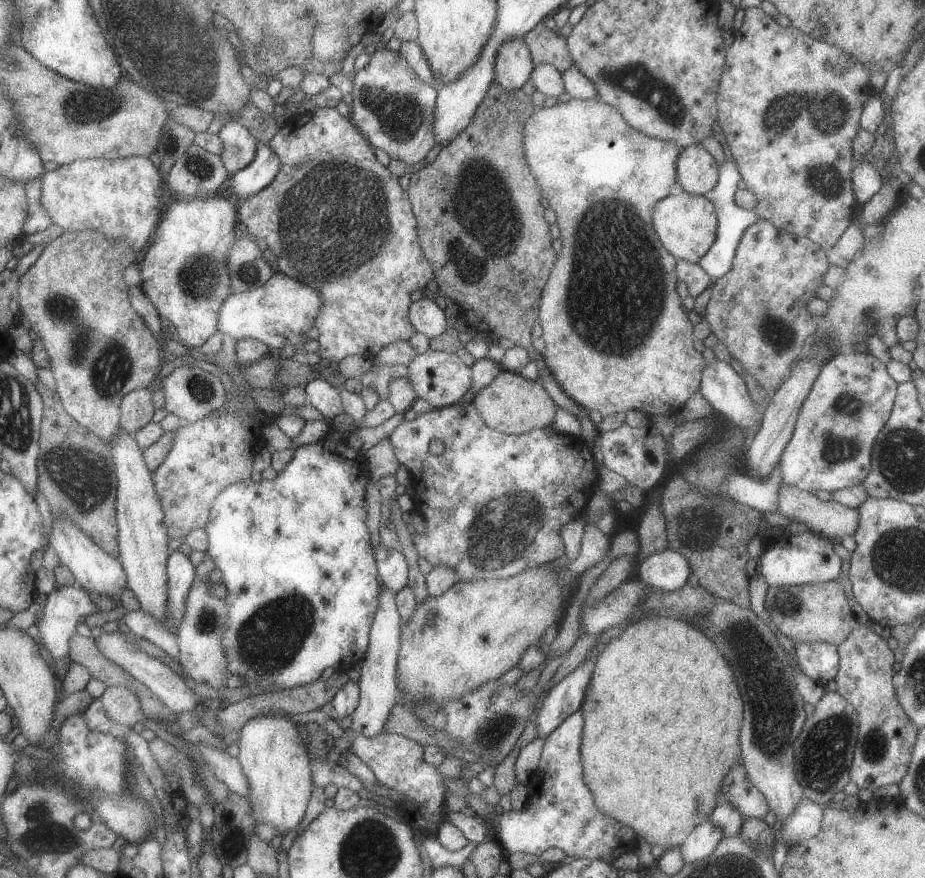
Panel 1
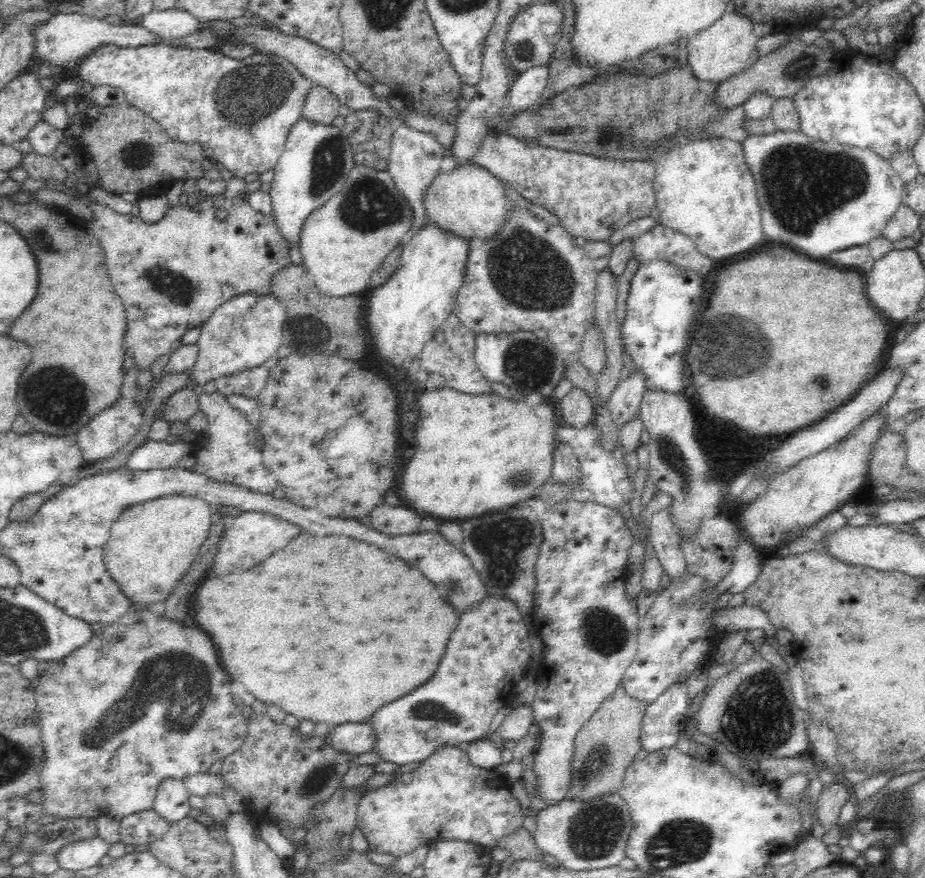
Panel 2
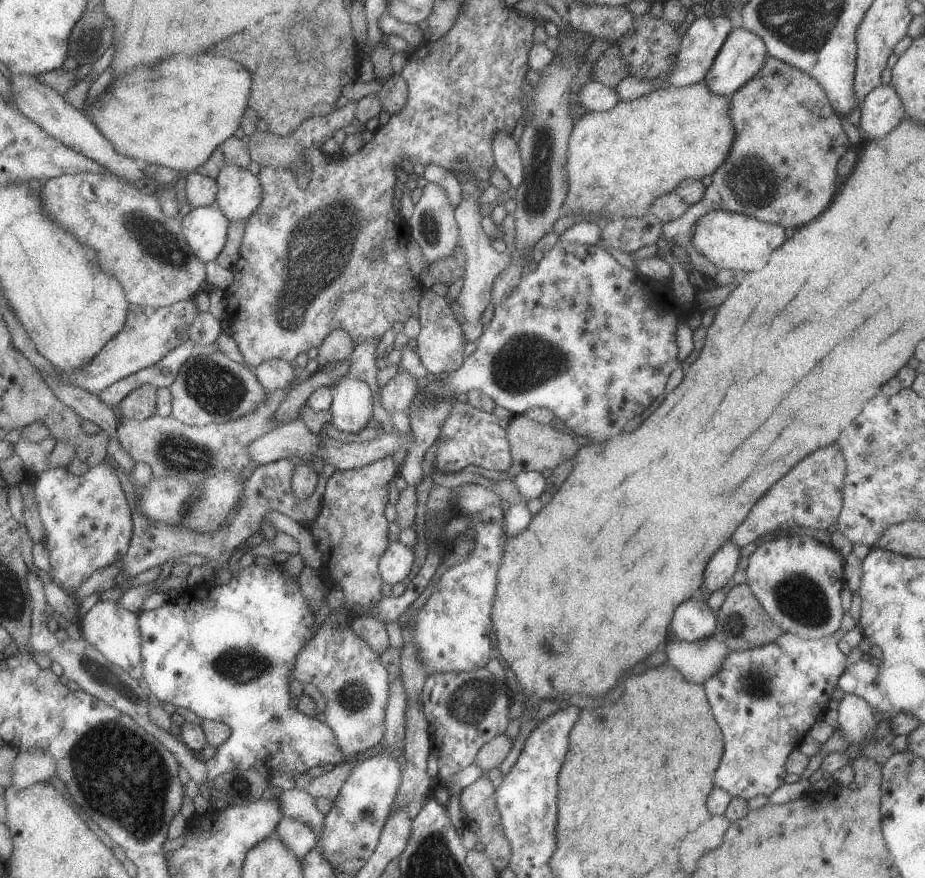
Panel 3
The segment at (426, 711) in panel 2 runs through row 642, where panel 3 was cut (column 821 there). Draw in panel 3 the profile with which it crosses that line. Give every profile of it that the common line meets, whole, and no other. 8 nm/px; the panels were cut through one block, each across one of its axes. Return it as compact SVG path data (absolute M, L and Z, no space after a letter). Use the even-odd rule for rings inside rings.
M837 444L823 446L809 456L805 456L801 462L797 462L783 478L779 478L751 508L747 518L737 526L737 530L731 536L740 549L749 542L753 542L759 536L767 532L776 533L777 528L783 524L781 518L781 506L785 504L785 524L792 526L805 526L813 530L830 530L837 522L838 514L842 507L842 488L846 464L842 454L837 452Z

